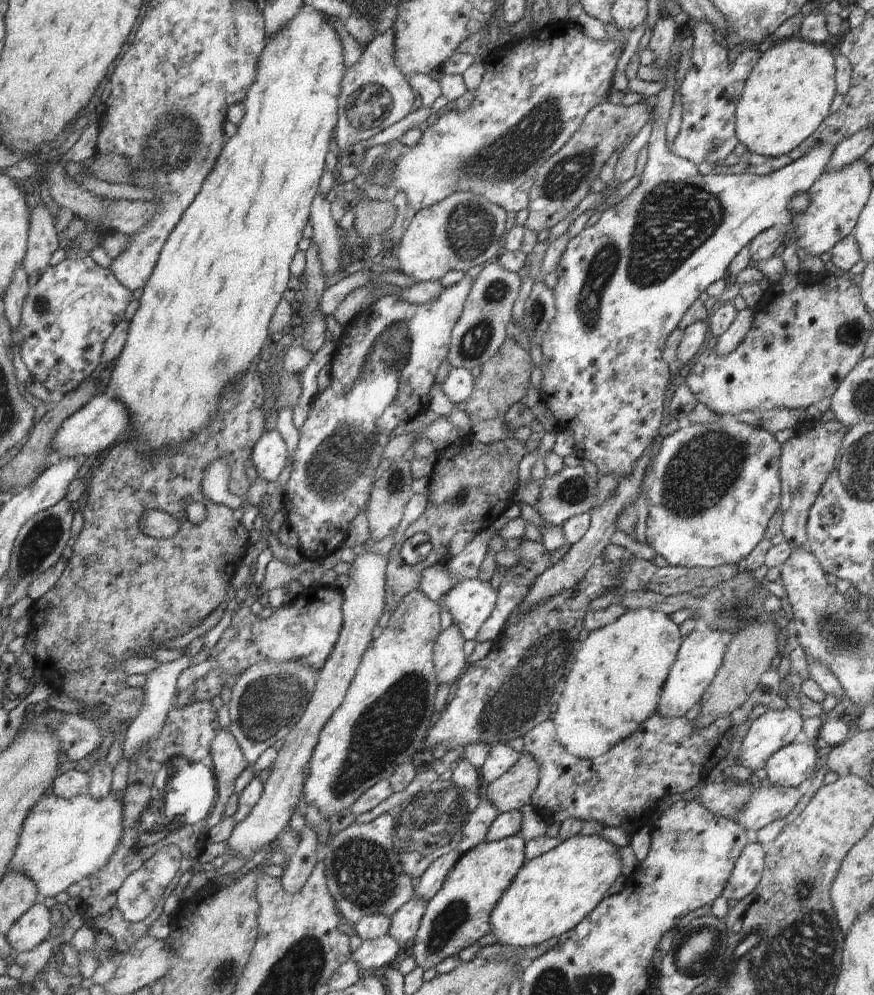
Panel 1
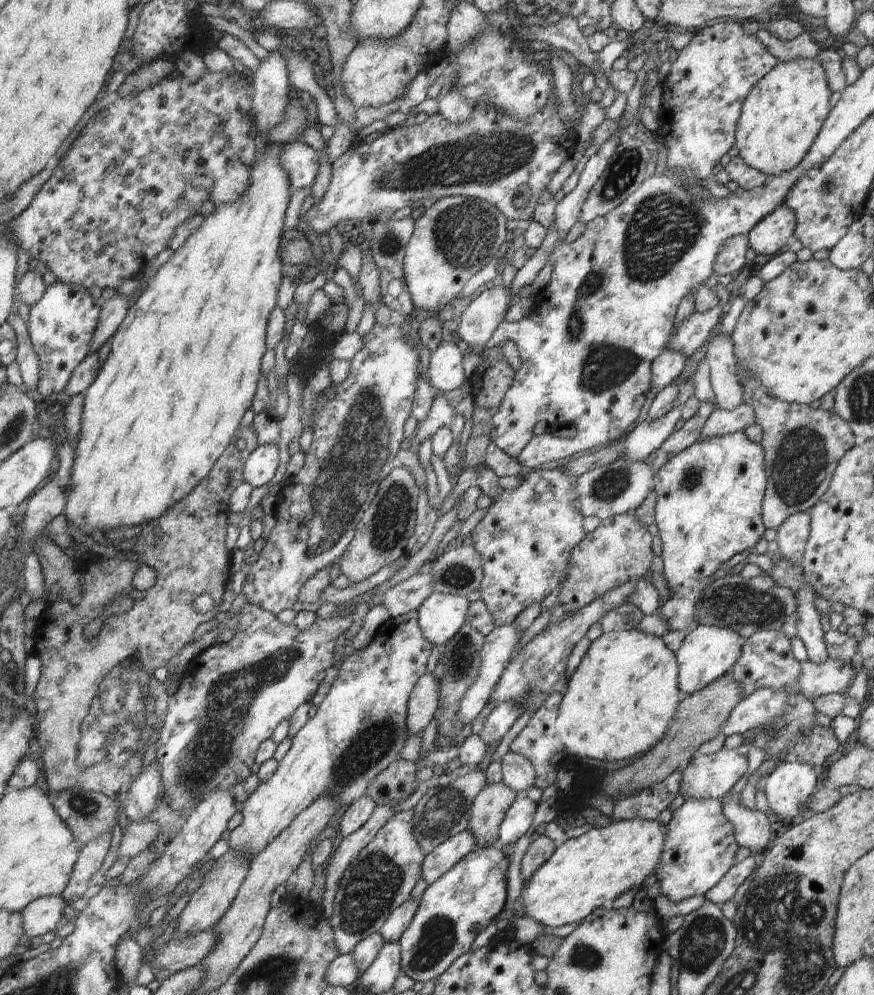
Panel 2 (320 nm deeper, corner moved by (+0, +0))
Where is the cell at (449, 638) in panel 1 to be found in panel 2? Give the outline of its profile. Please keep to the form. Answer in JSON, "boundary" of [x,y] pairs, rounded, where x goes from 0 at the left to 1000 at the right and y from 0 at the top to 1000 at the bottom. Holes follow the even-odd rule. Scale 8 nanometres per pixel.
{"boundary":[[[485,676],[476,685],[467,701],[466,719],[463,722],[466,738],[483,738],[501,712],[502,685],[494,676]]]}

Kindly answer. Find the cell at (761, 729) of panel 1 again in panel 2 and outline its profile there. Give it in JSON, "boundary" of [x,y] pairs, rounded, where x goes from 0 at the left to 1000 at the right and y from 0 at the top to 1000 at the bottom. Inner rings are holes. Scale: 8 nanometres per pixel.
{"boundary":[[[826,752],[791,763],[779,774],[778,798],[786,804],[825,803],[856,774],[855,760]]]}

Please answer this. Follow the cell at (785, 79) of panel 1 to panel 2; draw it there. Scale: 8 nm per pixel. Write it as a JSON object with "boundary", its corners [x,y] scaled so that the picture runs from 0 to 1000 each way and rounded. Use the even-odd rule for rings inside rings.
{"boundary":[[[911,59],[890,63],[874,78],[870,79],[848,107],[847,119],[841,131],[841,145],[849,161],[863,171],[874,174],[881,179],[911,169],[924,155],[929,144],[934,141],[944,119],[951,112],[950,96],[952,92],[946,83],[942,66],[934,59]]]}

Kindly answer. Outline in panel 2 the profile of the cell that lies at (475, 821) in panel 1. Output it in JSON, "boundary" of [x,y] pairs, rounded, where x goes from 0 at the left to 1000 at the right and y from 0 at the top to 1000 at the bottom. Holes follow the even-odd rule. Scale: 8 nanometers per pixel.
{"boundary":[[[531,834],[502,848],[491,856],[483,867],[482,882],[494,888],[509,876],[513,876],[525,864],[547,852],[542,841]]]}

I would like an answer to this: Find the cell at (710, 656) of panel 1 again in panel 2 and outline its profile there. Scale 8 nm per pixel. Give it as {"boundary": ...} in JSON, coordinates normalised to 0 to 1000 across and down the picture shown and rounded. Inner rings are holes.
{"boundary":[[[803,626],[799,627],[792,635],[788,635],[783,640],[778,653],[772,655],[777,673],[778,693],[791,698],[796,694],[803,693],[819,682],[833,678],[847,661],[847,640],[838,632],[804,628]]]}

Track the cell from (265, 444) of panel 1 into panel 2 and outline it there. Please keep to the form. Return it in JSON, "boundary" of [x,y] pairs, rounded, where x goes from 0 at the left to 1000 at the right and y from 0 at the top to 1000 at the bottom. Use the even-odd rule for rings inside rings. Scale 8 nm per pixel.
{"boundary":[[[315,446],[295,447],[279,465],[278,481],[288,490],[308,486],[316,476],[316,470],[320,468],[319,462],[318,449]]]}

